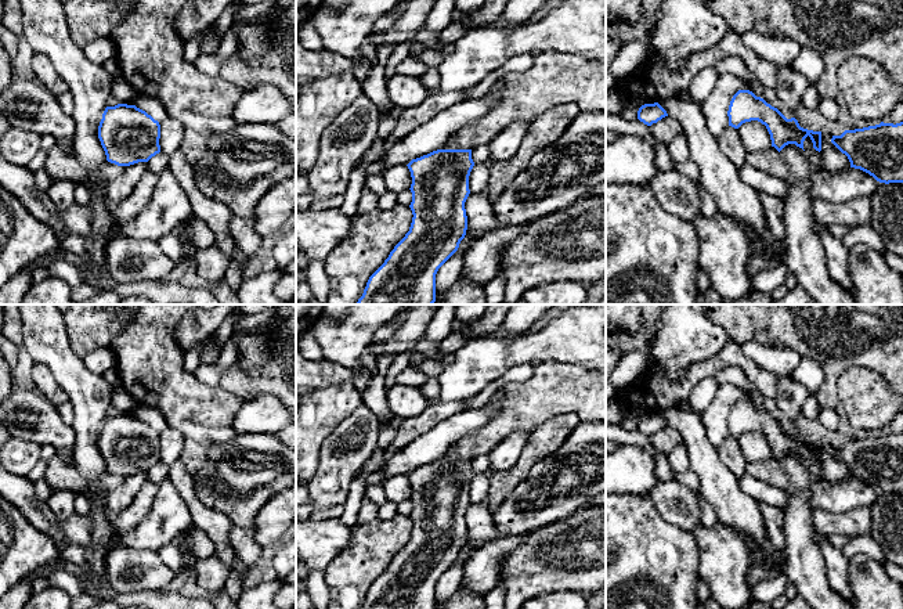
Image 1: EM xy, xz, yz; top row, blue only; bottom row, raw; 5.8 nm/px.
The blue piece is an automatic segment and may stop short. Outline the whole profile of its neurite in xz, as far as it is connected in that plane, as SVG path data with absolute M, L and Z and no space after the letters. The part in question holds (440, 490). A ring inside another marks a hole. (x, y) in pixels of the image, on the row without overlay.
M437 460L412 469L407 476L412 487L409 518L413 527L409 541L369 587L360 609L436 609L436 584L466 545L465 512L474 476L472 460Z

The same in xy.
M136 415L106 417L98 436L106 471L118 476L148 472L160 462L160 435Z

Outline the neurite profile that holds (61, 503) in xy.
M58 490L53 491L47 501L54 519L58 523L58 531L50 537L58 547L65 543L61 534L61 523L75 513L75 498L76 493L71 490Z

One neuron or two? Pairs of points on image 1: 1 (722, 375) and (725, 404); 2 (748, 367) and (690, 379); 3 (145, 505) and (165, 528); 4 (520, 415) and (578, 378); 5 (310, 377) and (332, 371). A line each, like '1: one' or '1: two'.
1: two
2: one
3: two
4: one
5: one

